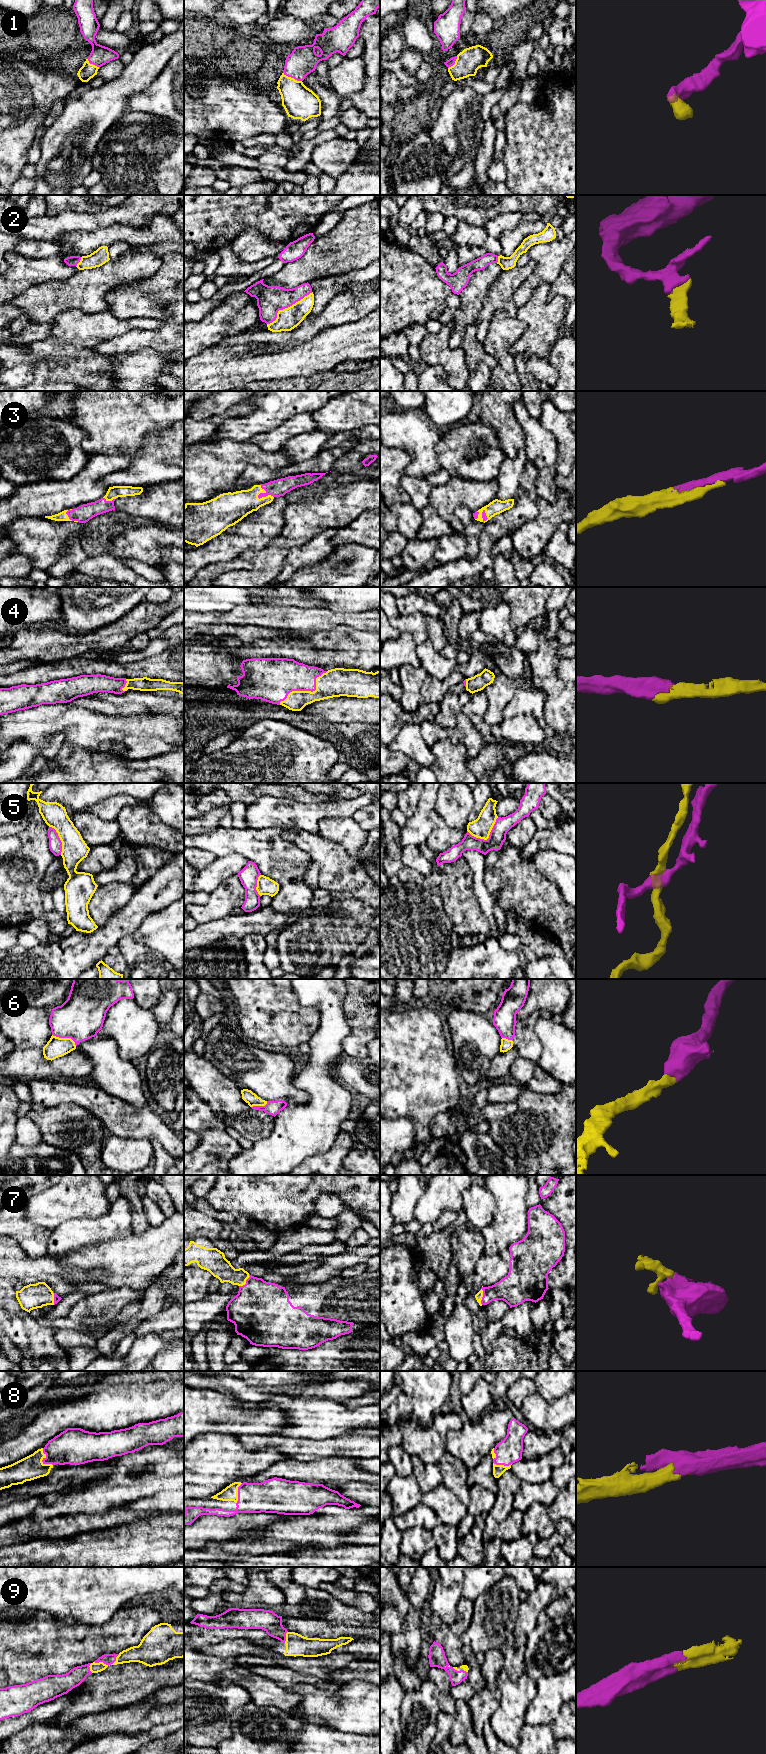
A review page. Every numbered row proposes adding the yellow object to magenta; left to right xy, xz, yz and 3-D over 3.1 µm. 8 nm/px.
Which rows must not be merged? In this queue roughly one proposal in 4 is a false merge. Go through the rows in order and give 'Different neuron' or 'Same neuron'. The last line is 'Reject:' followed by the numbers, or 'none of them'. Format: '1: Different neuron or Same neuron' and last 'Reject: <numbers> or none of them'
1: Same neuron
2: Same neuron
3: Same neuron
4: Same neuron
5: Different neuron
6: Same neuron
7: Same neuron
8: Same neuron
9: Same neuron
Reject: 5

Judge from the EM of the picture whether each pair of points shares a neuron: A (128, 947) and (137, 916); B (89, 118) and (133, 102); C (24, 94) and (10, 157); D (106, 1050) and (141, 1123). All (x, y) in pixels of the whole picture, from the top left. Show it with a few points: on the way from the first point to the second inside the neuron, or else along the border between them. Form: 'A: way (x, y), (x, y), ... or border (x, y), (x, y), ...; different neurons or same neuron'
A: border (131, 934), (125, 935), (116, 945); different neurons
B: border (146, 89), (134, 92), (129, 97), (127, 110); different neurons
C: way (10, 110), (10, 141); same neuron
D: border (111, 1096), (122, 1099), (136, 1107), (146, 1107); different neurons

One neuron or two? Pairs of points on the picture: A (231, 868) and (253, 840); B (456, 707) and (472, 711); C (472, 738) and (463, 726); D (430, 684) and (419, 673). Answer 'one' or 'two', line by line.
A: two
B: two
C: one
D: two

